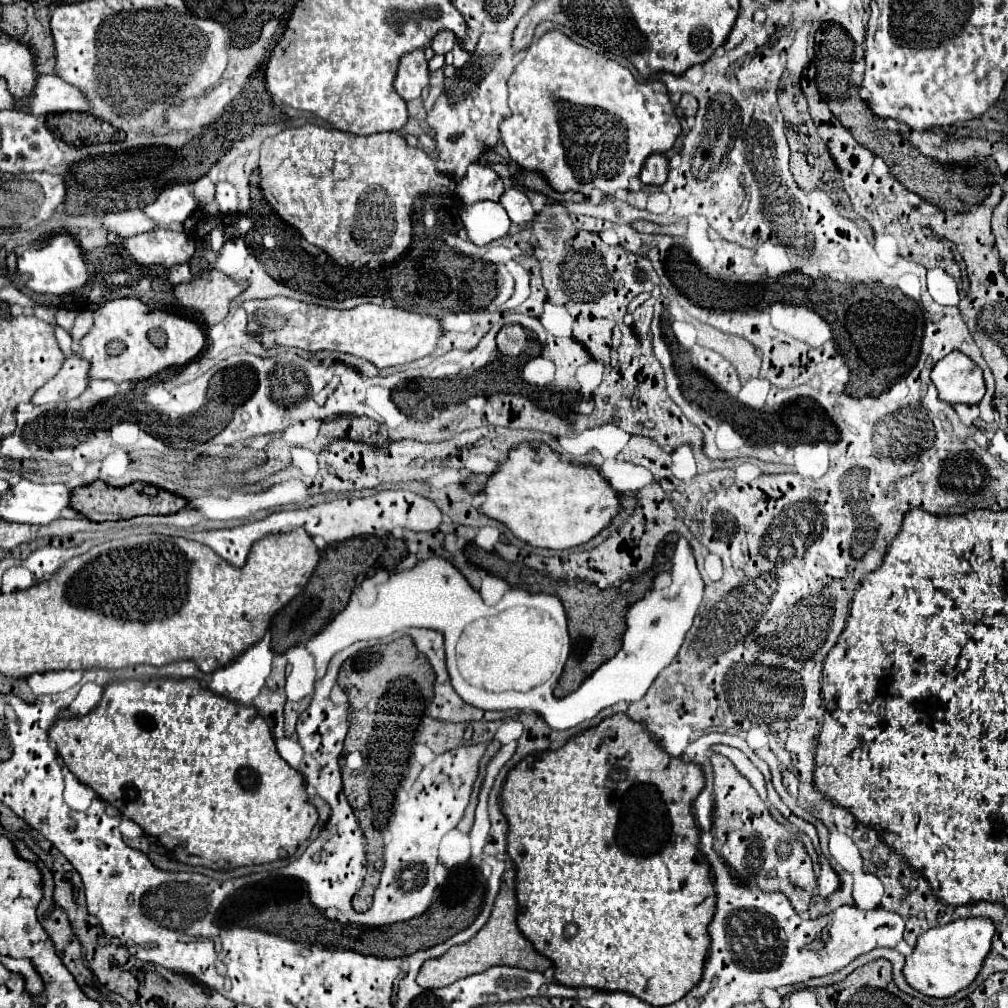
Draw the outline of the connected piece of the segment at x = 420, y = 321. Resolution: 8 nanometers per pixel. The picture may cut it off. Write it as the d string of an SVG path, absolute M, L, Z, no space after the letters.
M282 296L254 302L254 310L248 312L248 332L260 336L260 342L266 350L276 346L290 346L306 352L346 352L366 358L378 370L428 356L436 348L436 342L442 334L434 316L406 312L402 308L360 304L352 310L334 310Z

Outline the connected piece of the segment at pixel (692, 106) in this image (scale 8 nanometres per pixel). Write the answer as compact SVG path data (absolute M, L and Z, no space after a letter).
M684 94L678 104L678 110L682 112L682 116L694 116L698 110L698 100L692 94Z

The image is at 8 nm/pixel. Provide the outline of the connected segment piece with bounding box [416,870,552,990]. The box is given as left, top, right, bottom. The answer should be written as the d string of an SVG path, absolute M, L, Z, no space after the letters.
M506 870L502 874L502 884L500 884L500 892L496 896L492 914L476 936L472 936L464 944L450 948L444 956L434 958L434 960L426 960L422 964L418 978L416 978L416 982L422 988L426 988L426 990L444 988L444 986L450 986L452 982L456 982L460 978L466 978L466 976L476 974L476 972L484 972L492 966L514 966L514 968L534 970L534 972L546 972L548 968L552 968L552 962L548 958L540 956L516 926L518 904L516 904L516 892L514 892L514 876L516 876L516 870Z

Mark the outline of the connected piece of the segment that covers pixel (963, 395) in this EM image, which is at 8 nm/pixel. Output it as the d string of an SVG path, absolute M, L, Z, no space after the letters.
M950 352L938 360L930 378L938 390L938 398L946 404L980 404L986 390L982 370L962 352Z

